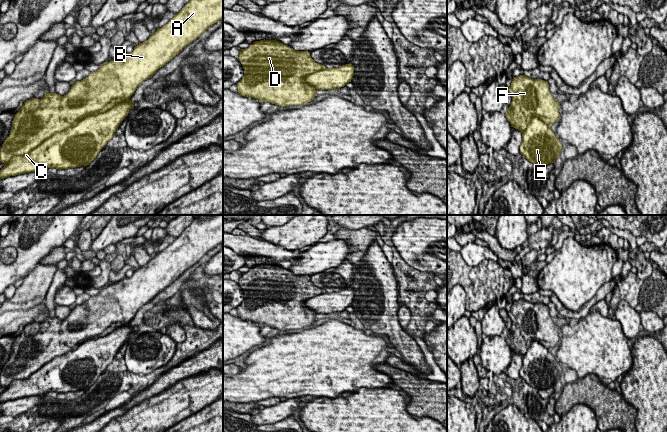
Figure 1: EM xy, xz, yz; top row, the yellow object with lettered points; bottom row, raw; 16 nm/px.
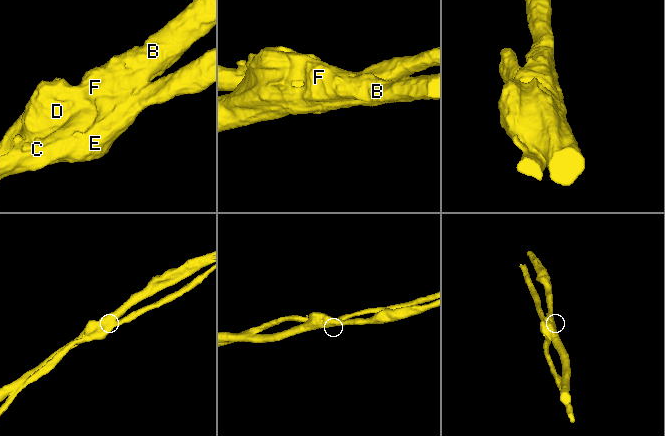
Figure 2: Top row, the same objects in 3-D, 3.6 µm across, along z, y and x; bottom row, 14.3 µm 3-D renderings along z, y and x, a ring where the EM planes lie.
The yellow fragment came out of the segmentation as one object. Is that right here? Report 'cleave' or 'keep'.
cleave

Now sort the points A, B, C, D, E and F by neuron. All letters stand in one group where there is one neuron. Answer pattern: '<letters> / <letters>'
A B D F / C E

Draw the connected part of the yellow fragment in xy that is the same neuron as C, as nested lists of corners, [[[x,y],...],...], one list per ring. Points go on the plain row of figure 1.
[[[128,323],[116,328],[104,337],[84,341],[75,350],[47,362],[28,378],[12,381],[0,394],[0,404],[10,400],[47,394],[48,392],[61,394],[89,389],[107,366],[112,363],[120,347],[133,332],[134,325]]]

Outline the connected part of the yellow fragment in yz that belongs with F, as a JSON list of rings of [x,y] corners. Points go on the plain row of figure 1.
[[[525,299],[513,301],[508,316],[512,321],[505,340],[511,351],[524,356],[533,341],[551,350],[559,343],[559,327],[549,313],[548,305]]]

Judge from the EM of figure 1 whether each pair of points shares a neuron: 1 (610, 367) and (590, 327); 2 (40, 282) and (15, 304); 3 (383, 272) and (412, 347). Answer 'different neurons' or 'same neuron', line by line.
1: same neuron
2: same neuron
3: same neuron

